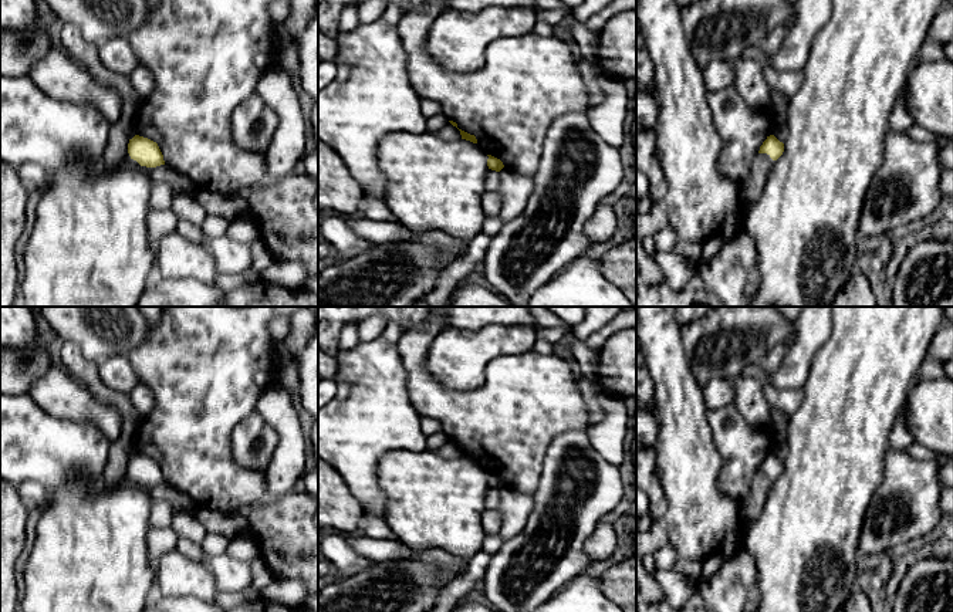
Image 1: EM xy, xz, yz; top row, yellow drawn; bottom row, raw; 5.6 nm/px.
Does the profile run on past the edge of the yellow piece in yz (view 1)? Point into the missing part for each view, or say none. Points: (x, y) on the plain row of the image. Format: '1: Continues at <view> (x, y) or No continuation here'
1: No continuation here

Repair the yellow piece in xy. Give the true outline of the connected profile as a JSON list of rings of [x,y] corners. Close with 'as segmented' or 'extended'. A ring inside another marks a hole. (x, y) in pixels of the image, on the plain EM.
[[[139,453],[129,457],[128,471],[131,477],[136,479],[141,484],[156,486],[165,483],[158,461]]]; as segmented

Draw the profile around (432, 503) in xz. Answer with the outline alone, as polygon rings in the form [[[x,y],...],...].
[[[391,450],[376,464],[385,494],[385,521],[398,541],[413,551],[442,550],[460,559],[484,551],[481,514],[489,490],[487,471],[466,457],[445,459],[432,450]]]

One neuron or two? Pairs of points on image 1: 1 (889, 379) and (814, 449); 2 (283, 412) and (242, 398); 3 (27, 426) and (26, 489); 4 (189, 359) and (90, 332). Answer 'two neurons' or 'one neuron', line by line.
1: one neuron
2: two neurons
3: two neurons
4: two neurons

